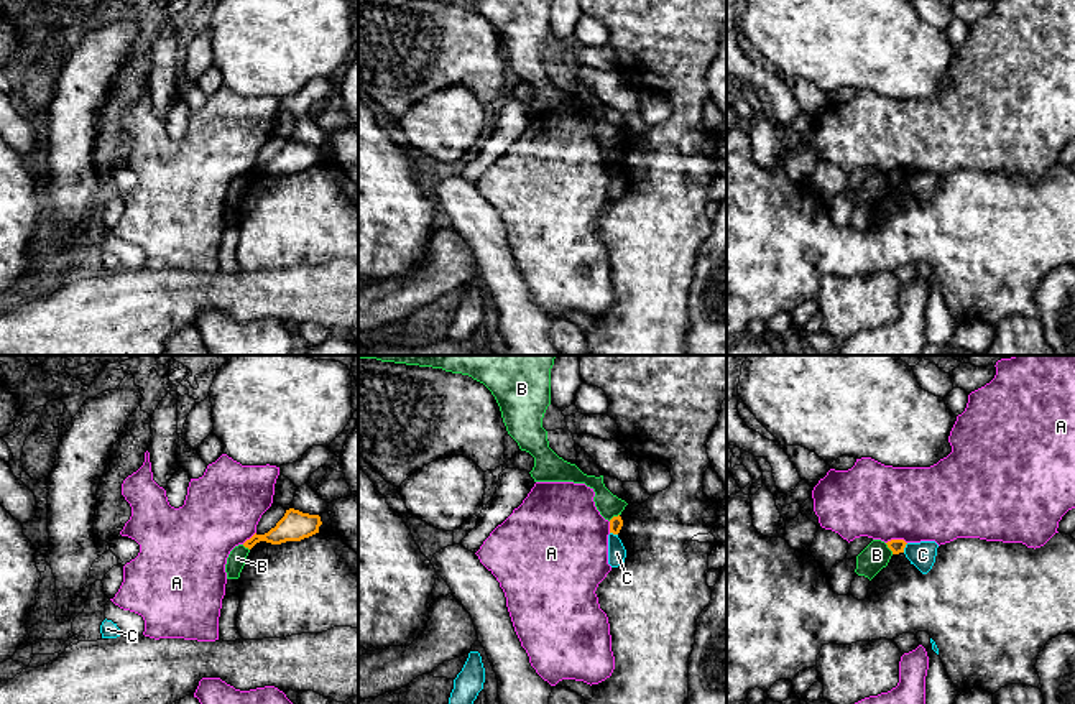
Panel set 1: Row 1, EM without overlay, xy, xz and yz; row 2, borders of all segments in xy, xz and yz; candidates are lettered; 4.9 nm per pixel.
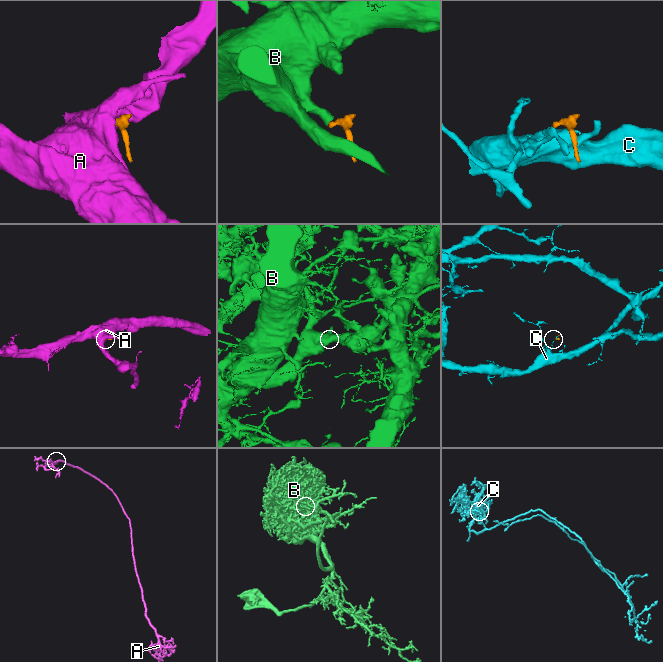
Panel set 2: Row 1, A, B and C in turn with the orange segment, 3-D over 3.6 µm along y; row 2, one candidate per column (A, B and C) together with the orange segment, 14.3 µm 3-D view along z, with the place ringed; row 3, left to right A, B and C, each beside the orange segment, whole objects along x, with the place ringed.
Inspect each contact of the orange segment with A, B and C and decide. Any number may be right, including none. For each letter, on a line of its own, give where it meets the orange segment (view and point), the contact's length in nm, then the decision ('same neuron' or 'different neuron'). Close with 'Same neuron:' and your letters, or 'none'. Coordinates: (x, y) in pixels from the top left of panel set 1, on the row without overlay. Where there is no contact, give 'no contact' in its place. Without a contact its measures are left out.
A: meets orange in yz at (896, 171); contact 100 nm long; different neuron
B: meets orange in yz at (888, 178); contact 70 nm long; different neuron
C: meets orange in yz at (904, 178); contact 50 nm long; different neuron
Same neuron: none

